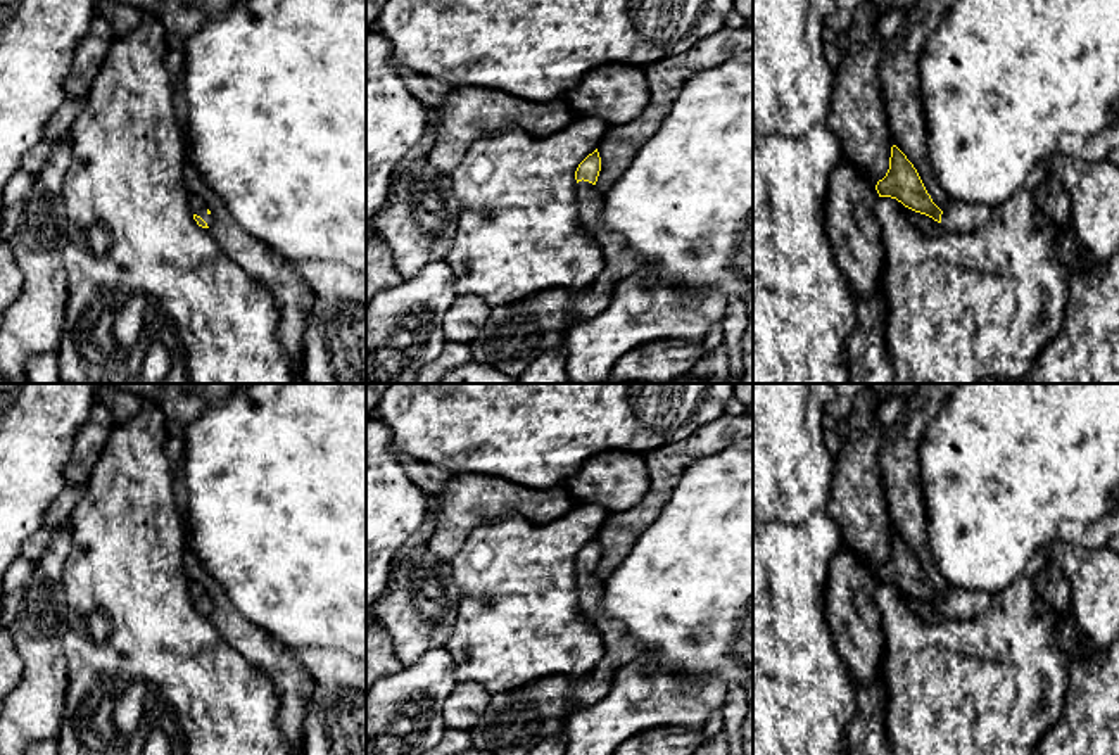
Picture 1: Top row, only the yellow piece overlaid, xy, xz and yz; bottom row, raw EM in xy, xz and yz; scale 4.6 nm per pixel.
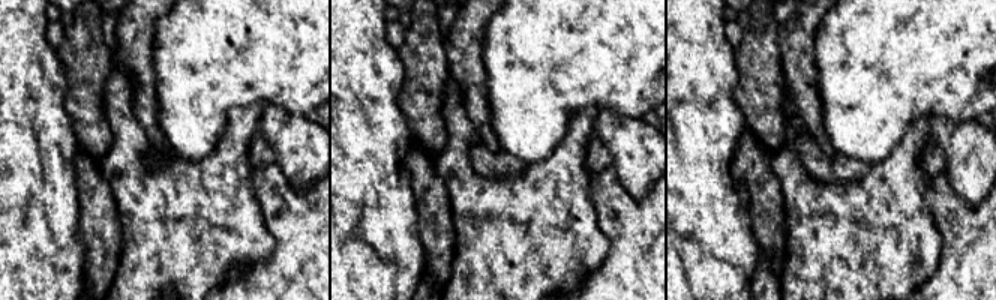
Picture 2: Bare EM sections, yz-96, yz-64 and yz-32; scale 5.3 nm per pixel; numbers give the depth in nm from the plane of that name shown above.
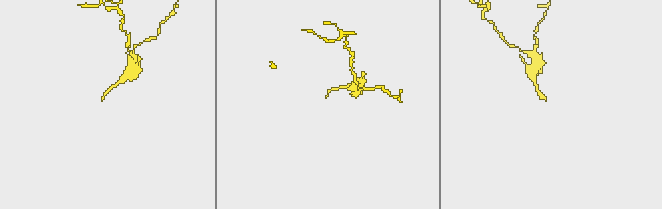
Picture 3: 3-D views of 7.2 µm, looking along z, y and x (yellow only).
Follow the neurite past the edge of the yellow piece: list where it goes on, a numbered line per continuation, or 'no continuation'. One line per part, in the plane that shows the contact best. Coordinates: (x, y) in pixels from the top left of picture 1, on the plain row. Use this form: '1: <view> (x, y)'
1: xy (197, 591)

